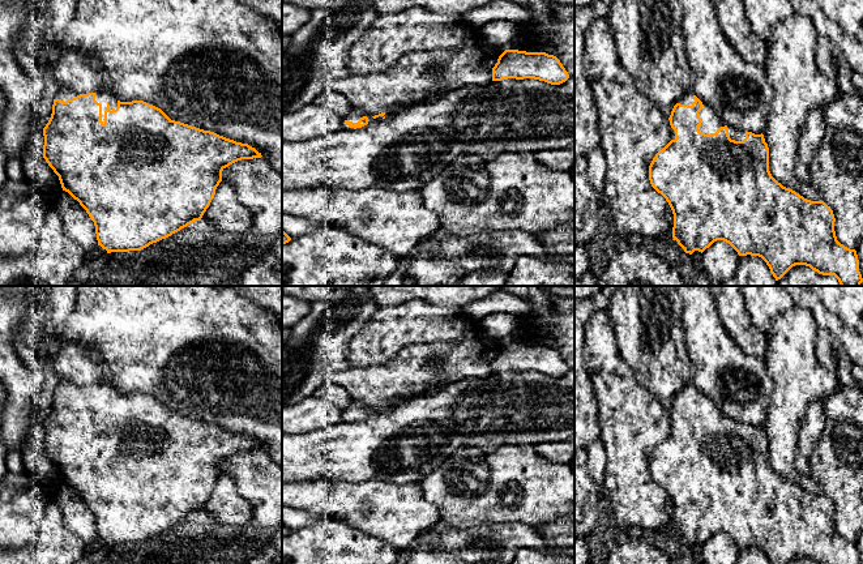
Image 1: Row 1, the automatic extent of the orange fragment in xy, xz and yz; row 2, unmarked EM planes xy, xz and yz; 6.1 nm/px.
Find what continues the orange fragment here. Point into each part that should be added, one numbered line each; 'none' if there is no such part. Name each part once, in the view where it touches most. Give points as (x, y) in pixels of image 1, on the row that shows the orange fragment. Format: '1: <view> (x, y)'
1: yz (710, 122)

